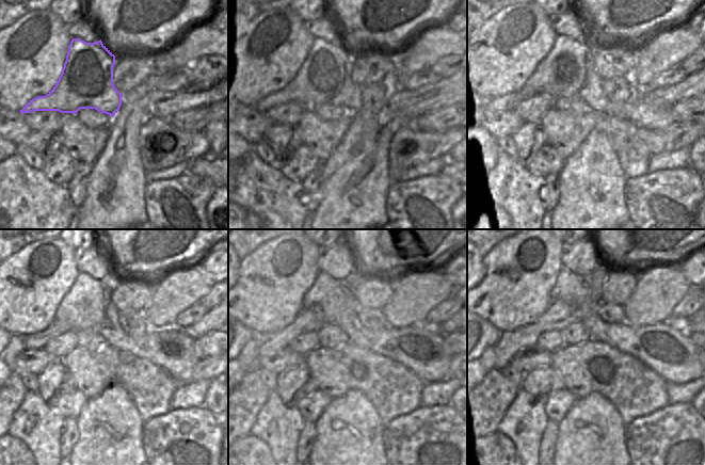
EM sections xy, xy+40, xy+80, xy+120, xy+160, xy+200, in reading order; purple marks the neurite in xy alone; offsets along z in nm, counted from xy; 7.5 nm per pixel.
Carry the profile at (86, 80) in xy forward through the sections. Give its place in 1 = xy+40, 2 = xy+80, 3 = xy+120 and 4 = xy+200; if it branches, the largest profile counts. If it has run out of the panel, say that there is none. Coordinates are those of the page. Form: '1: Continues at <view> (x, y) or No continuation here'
1: Continues at xy+40 (325, 76)
2: Continues at xy+80 (567, 69)
3: Continues at xy+120 (89, 305)
4: Continues at xy+200 (669, 352).

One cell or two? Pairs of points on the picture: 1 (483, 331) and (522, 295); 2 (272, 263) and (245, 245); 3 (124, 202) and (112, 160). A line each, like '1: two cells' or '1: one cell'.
1: two cells
2: two cells
3: one cell

